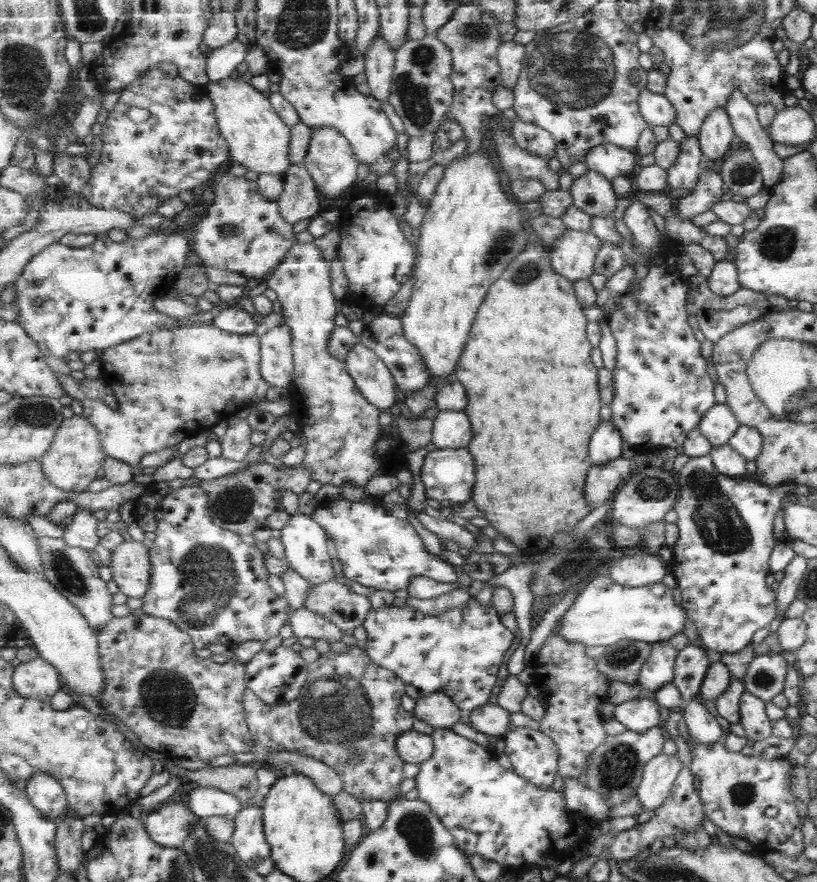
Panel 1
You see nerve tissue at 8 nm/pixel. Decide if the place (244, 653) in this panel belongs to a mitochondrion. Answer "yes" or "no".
no

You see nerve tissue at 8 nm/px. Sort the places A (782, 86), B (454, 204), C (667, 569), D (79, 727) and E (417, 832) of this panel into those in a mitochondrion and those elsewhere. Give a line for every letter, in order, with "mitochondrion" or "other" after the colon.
A: other
B: other
C: other
D: other
E: mitochondrion

